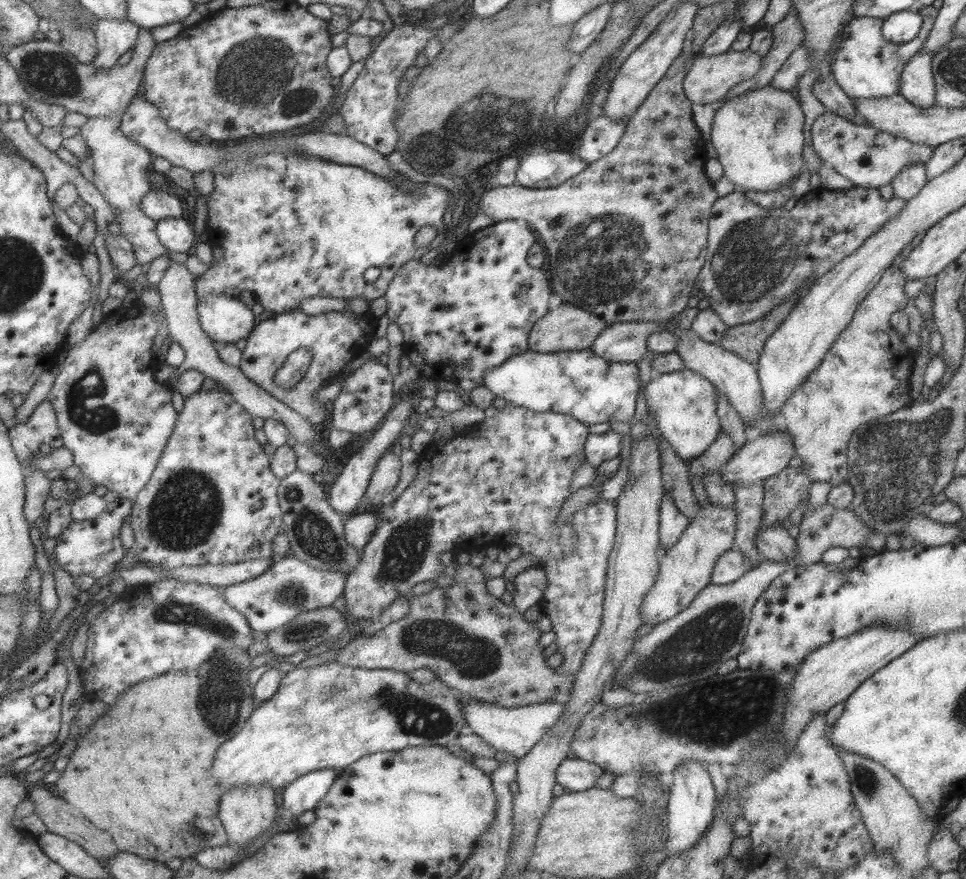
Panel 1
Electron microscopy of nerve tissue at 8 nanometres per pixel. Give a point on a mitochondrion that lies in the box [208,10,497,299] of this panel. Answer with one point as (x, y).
(255, 69)

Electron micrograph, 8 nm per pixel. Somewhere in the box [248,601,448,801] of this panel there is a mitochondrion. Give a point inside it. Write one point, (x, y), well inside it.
(312, 629)

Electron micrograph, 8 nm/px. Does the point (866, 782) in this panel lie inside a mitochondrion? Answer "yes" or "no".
yes

